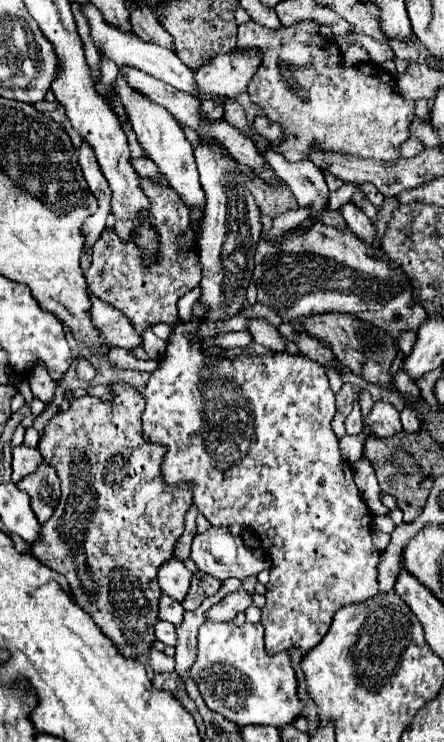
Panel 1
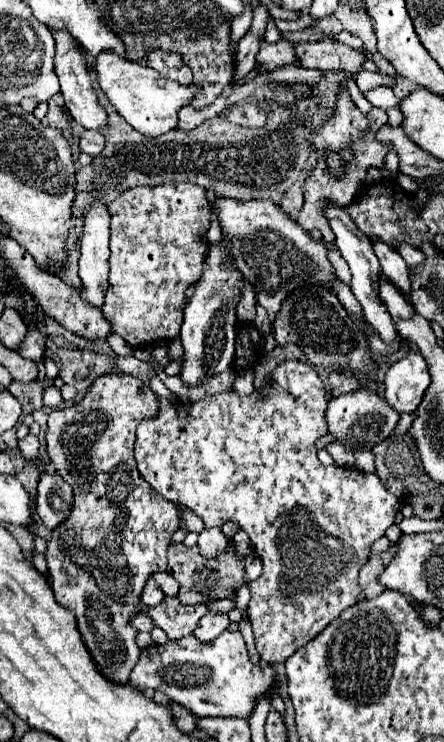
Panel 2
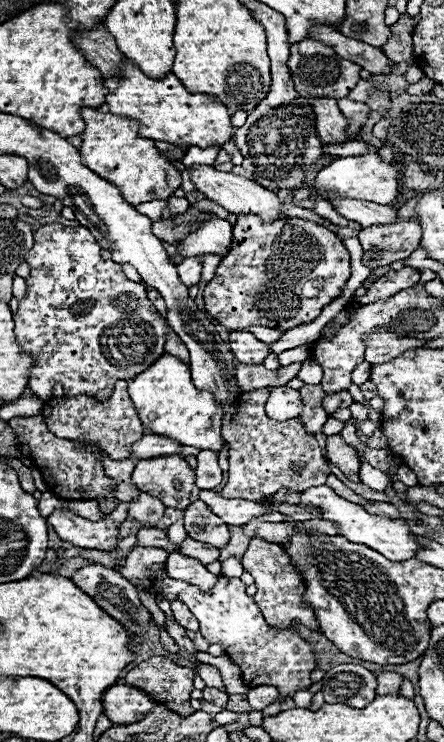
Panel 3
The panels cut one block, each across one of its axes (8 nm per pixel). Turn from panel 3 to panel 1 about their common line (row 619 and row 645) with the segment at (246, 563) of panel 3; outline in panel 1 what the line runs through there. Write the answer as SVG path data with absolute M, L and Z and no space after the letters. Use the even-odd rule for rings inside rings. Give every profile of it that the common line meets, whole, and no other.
M192 308L192 322L182 324L178 322L172 330L172 336L168 338L168 348L164 356L158 362L158 368L152 372L148 386L144 390L144 400L146 400L146 410L142 414L142 432L144 440L162 444L166 448L166 454L162 458L160 470L162 470L162 482L164 486L184 486L188 484L192 490L194 504L198 510L204 514L204 518L212 526L234 526L234 524L246 524L250 526L260 538L262 538L262 548L266 550L268 558L272 560L270 568L270 582L266 584L266 606L262 608L260 624L264 626L264 642L266 642L266 654L274 656L284 650L298 648L302 654L312 650L328 632L332 616L348 604L358 604L368 598L372 598L378 592L376 586L376 566L380 560L380 552L372 544L372 512L368 510L366 502L362 500L350 464L342 460L340 448L338 448L338 438L332 432L332 418L336 414L334 406L334 394L328 384L328 376L324 372L324 366L318 362L298 354L292 356L288 352L276 352L276 354L264 354L264 356L238 356L234 360L228 358L208 358L202 356L202 348L196 338L196 328L200 322L196 322L196 308Z

